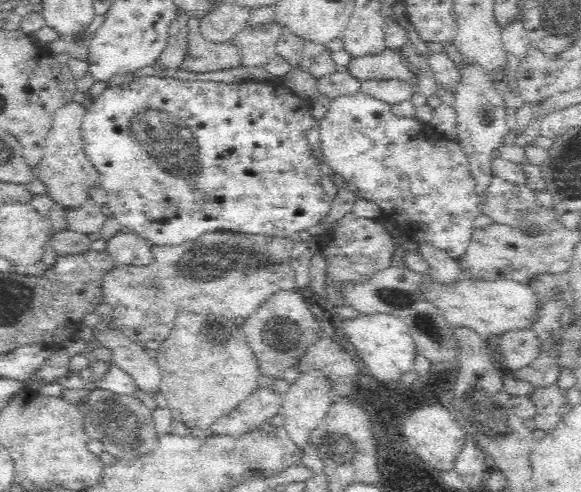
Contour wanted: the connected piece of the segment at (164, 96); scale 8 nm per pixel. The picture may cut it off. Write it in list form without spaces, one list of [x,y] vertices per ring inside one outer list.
[[[142,76],[136,77],[132,80],[128,80],[127,83],[123,83],[122,85],[115,85],[106,87],[103,92],[92,100],[89,108],[86,110],[83,116],[81,130],[82,137],[84,139],[85,151],[87,157],[91,161],[94,167],[97,168],[100,177],[99,186],[106,190],[107,194],[107,205],[109,206],[111,212],[114,214],[116,220],[122,224],[124,230],[130,230],[133,233],[138,234],[138,236],[142,237],[145,241],[148,241],[150,245],[158,245],[158,246],[174,246],[178,244],[182,244],[183,242],[188,242],[192,240],[196,240],[200,234],[204,234],[207,232],[214,232],[214,230],[218,230],[218,228],[222,228],[222,231],[226,230],[236,230],[236,233],[244,233],[244,234],[253,234],[254,236],[265,235],[266,237],[280,237],[280,238],[295,238],[295,235],[302,230],[306,231],[314,231],[317,227],[320,227],[320,220],[328,214],[328,210],[330,210],[330,206],[332,206],[332,197],[328,196],[326,192],[324,192],[323,184],[321,183],[322,177],[325,175],[322,173],[322,168],[320,168],[320,160],[312,154],[312,150],[310,149],[310,142],[308,138],[306,138],[306,134],[312,130],[312,128],[316,128],[317,122],[312,117],[311,108],[307,108],[302,106],[302,100],[295,93],[289,92],[284,89],[283,86],[275,86],[270,84],[267,81],[242,81],[240,83],[236,82],[215,82],[215,81],[200,81],[200,80],[187,80],[182,76],[178,77],[158,77],[158,76]]]

